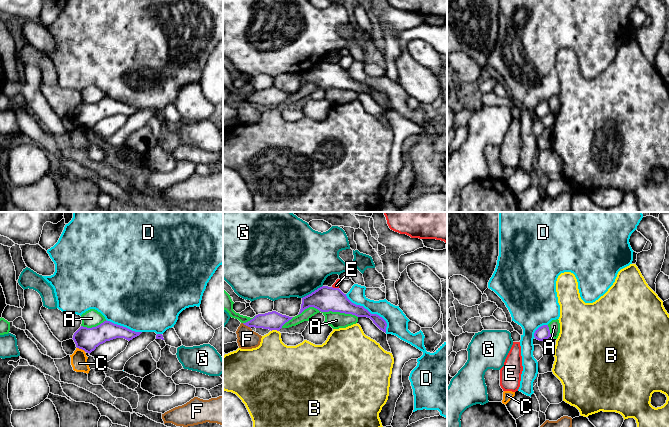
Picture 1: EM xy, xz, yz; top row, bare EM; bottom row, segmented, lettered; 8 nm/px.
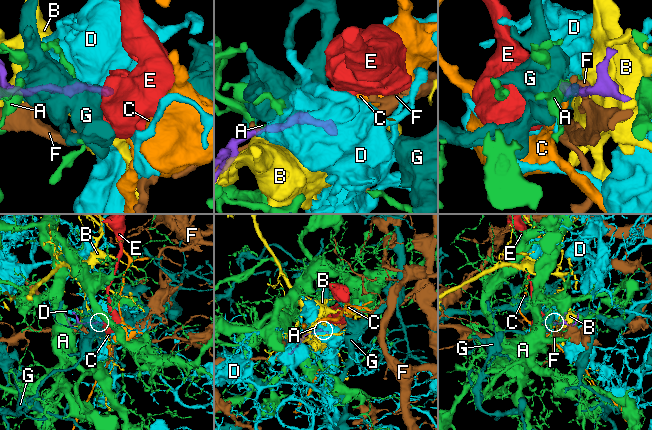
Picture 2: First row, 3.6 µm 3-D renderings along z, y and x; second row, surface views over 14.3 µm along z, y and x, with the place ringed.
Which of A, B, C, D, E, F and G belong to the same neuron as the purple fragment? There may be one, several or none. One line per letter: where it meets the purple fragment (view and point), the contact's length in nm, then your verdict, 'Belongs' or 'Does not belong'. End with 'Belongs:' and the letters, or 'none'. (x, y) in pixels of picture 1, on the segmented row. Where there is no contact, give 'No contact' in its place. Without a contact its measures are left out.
A: Touches purple at xz (328, 311). Shared border 480 nm. Does not belong
B: Touches purple at xz (274, 329). Shared border 60 nm. Does not belong
C: Touches purple at xy (81, 348). Shared border 80 nm. Does not belong
D: Touches purple at xz (369, 312). Shared border 460 nm. Does not belong
E: Touches purple at xz (335, 288). Shared border 60 nm. Does not belong
F: Touches purple at xz (246, 325). Shared border 80 nm. Does not belong
G: Touches purple at xz (312, 292). Shared border 200 nm. Does not belong
Belongs: none

